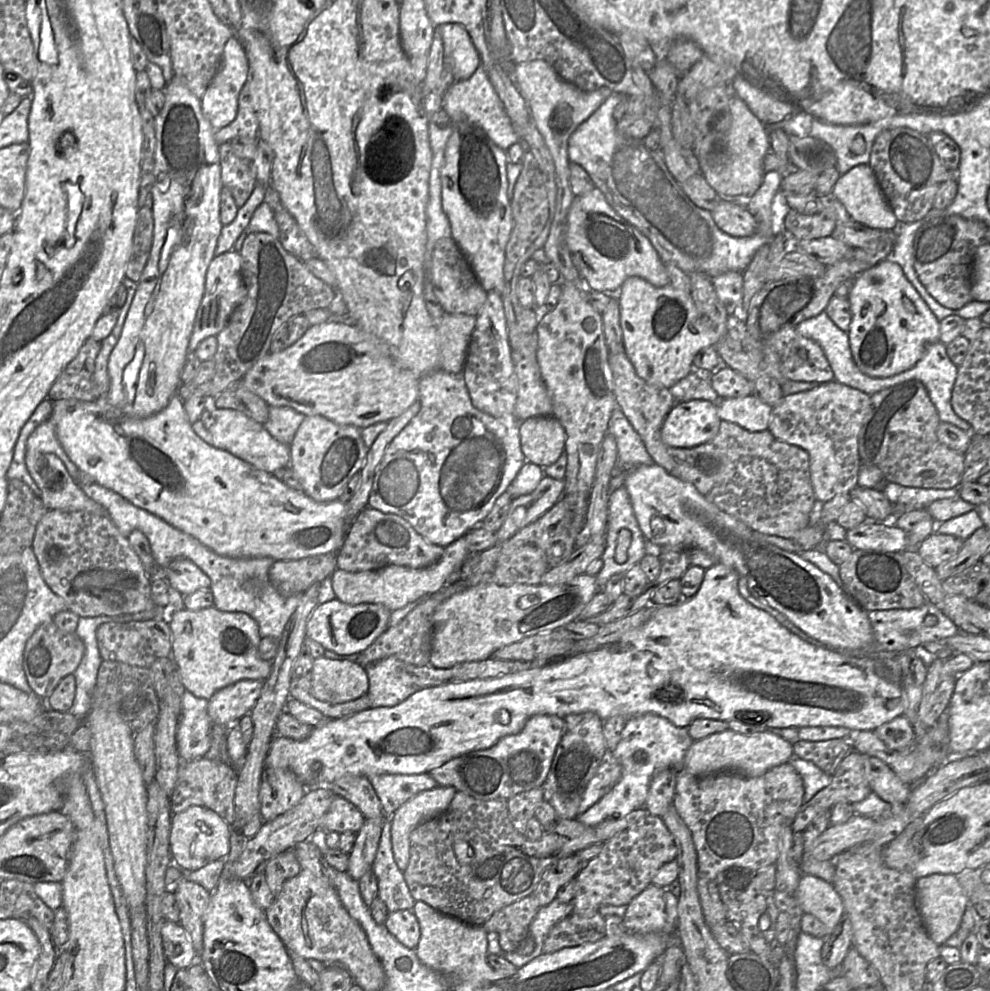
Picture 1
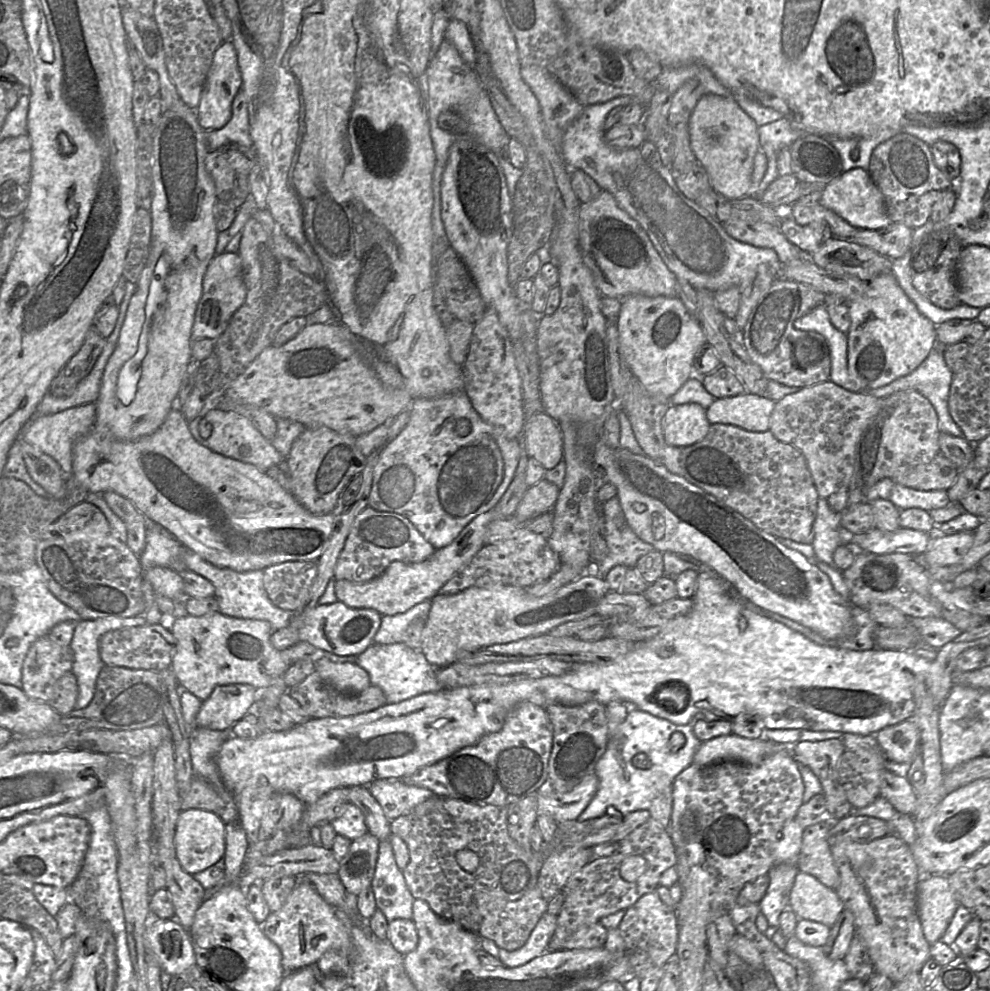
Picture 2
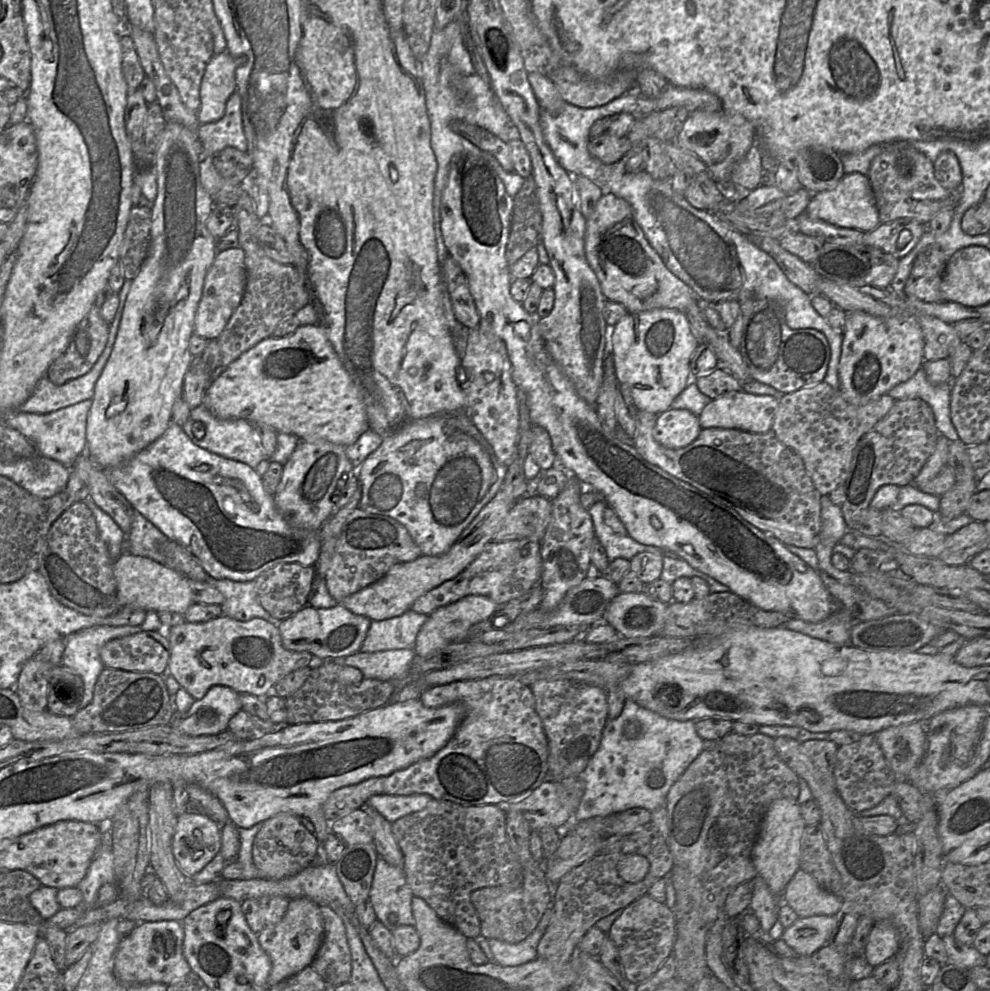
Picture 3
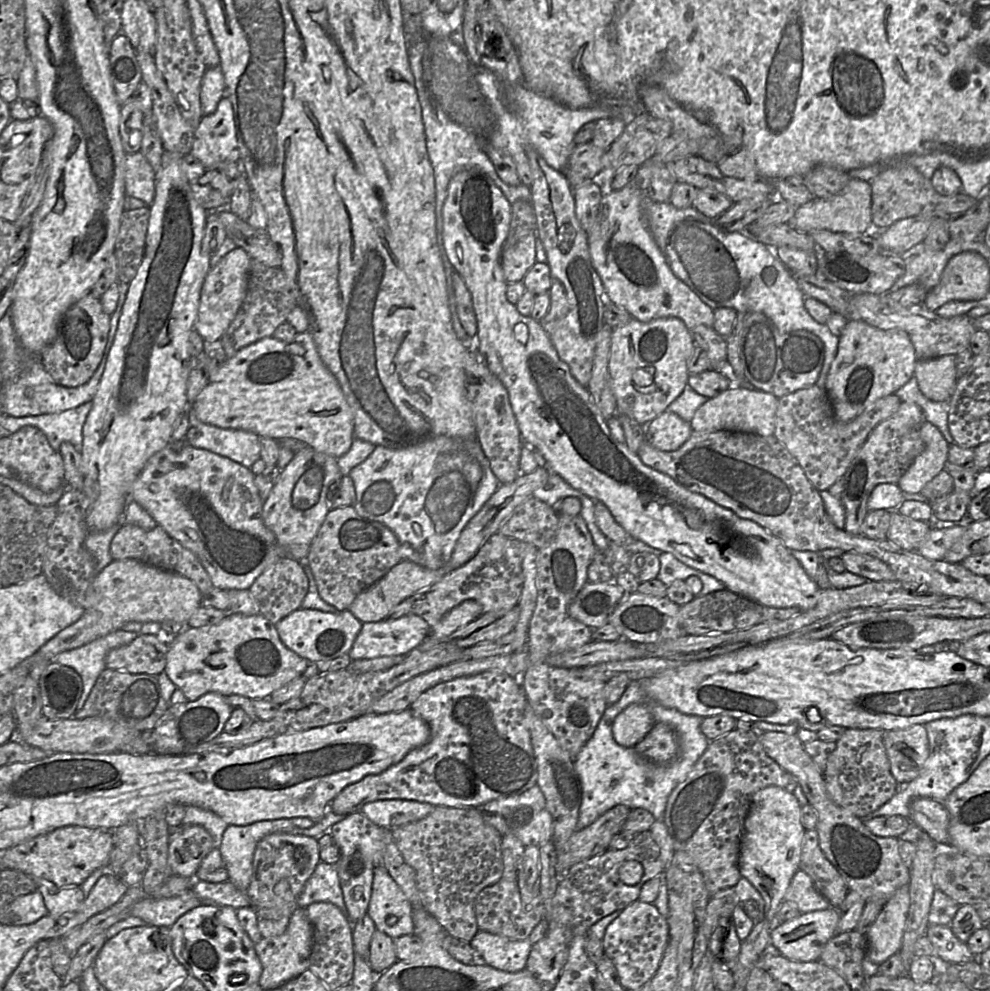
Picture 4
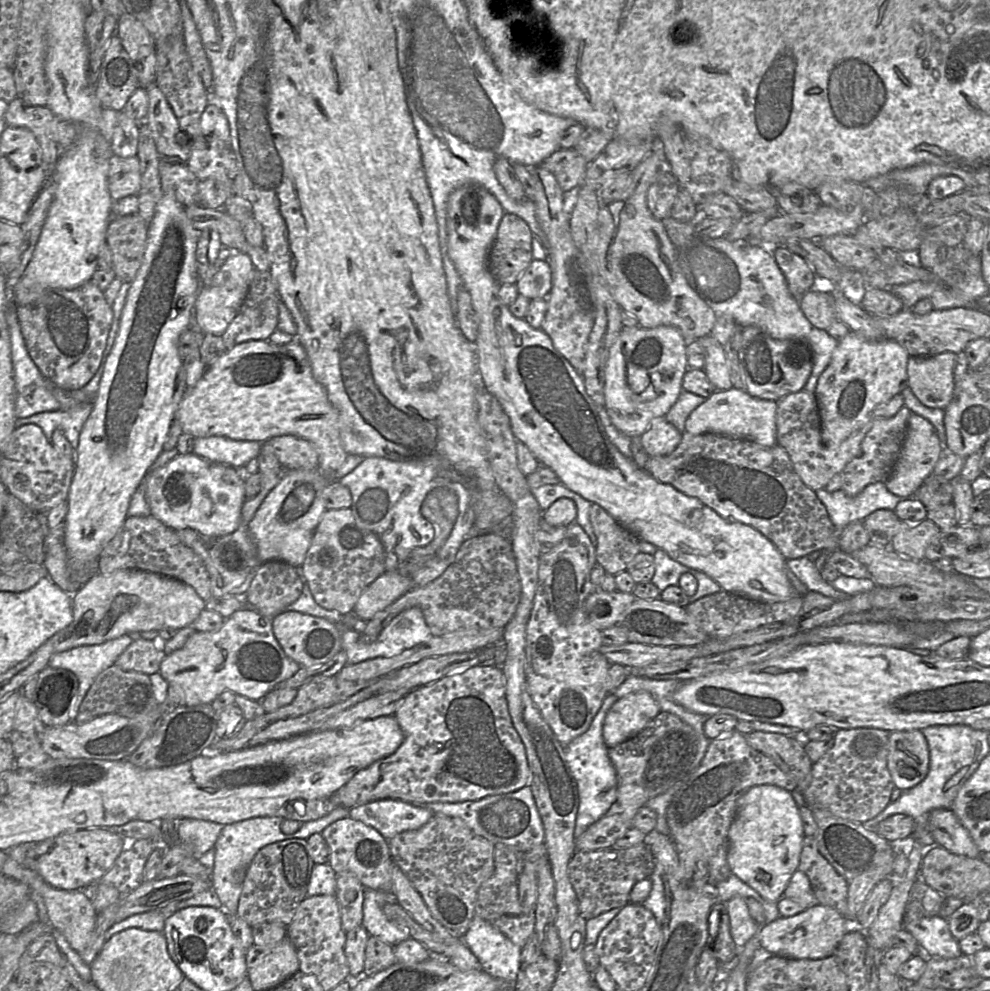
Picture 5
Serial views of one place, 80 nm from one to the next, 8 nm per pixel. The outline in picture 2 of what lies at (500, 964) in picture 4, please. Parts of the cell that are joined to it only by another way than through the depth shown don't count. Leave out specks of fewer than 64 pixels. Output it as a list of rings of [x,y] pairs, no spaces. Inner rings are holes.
[[[547,911],[541,916],[526,943],[519,949],[509,951],[499,949],[498,958],[507,967],[518,967],[543,955],[557,926],[557,915]]]

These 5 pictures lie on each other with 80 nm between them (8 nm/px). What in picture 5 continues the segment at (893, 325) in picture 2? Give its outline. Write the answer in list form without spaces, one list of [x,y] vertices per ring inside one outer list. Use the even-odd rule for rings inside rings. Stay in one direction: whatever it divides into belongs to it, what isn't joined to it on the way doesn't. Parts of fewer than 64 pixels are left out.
[[[850,330],[838,341],[814,391],[821,418],[821,439],[825,446],[837,447],[870,419],[878,405],[907,387],[909,357],[906,349],[891,339],[871,341]]]

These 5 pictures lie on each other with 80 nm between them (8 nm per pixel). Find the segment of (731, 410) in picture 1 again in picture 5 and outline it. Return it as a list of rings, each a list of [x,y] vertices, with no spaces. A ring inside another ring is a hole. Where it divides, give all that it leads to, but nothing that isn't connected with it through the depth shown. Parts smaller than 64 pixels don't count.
[[[735,387],[717,390],[690,413],[685,423],[685,432],[692,435],[722,434],[771,447],[777,444],[776,412],[776,401],[753,397],[746,390]]]

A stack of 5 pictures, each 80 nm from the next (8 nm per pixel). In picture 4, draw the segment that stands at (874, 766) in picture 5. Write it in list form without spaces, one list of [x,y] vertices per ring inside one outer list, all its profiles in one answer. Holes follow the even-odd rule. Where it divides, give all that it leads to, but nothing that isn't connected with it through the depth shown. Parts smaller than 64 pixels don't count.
[[[846,729],[822,771],[830,798],[858,818],[877,810],[896,792],[897,781],[890,771],[883,736],[884,731],[878,729]]]

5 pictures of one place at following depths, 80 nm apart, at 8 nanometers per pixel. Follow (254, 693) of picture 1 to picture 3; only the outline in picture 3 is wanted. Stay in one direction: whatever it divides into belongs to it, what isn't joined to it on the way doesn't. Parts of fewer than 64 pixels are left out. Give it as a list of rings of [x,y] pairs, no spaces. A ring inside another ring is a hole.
[[[215,685],[206,695],[195,700],[185,713],[177,713],[170,725],[190,736],[216,735],[228,729],[230,719],[240,710],[240,693]]]

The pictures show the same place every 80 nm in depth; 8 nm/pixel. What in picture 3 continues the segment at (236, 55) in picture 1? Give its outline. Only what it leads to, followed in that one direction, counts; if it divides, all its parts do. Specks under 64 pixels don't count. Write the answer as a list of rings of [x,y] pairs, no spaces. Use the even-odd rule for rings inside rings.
[[[228,51],[214,55],[208,62],[200,87],[200,108],[196,113],[200,124],[220,120],[229,97],[236,91],[236,64]]]

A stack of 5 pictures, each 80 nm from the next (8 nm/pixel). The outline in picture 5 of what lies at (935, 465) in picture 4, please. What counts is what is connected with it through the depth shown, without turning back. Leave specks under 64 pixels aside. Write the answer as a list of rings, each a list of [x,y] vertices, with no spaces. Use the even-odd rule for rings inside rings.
[[[912,413],[898,459],[884,482],[886,488],[902,499],[914,495],[932,473],[941,451],[942,446],[934,426],[927,419]]]

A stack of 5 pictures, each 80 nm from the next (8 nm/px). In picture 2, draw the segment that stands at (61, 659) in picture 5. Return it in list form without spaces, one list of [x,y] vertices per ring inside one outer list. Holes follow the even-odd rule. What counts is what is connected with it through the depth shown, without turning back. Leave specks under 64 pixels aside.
[[[144,615],[128,618],[81,619],[75,627],[70,648],[74,654],[71,672],[77,679],[78,698],[75,709],[83,709],[93,699],[97,677],[105,666],[100,658],[100,637],[112,630],[146,624]]]

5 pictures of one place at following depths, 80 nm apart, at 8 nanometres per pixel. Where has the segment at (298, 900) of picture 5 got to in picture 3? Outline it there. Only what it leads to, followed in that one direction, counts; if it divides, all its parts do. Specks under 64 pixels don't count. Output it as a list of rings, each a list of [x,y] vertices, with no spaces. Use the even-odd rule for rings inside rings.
[[[279,813],[262,822],[253,845],[253,863],[258,878],[280,880],[298,874],[316,863],[319,841],[302,824],[301,818],[290,813]]]

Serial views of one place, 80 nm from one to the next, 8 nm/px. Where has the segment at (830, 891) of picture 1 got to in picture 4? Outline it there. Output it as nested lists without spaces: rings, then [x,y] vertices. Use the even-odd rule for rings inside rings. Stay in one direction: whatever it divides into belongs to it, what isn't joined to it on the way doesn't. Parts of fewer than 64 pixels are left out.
[[[801,869],[794,874],[784,900],[794,903],[800,913],[825,910],[831,907],[828,900],[815,888],[811,877]]]

